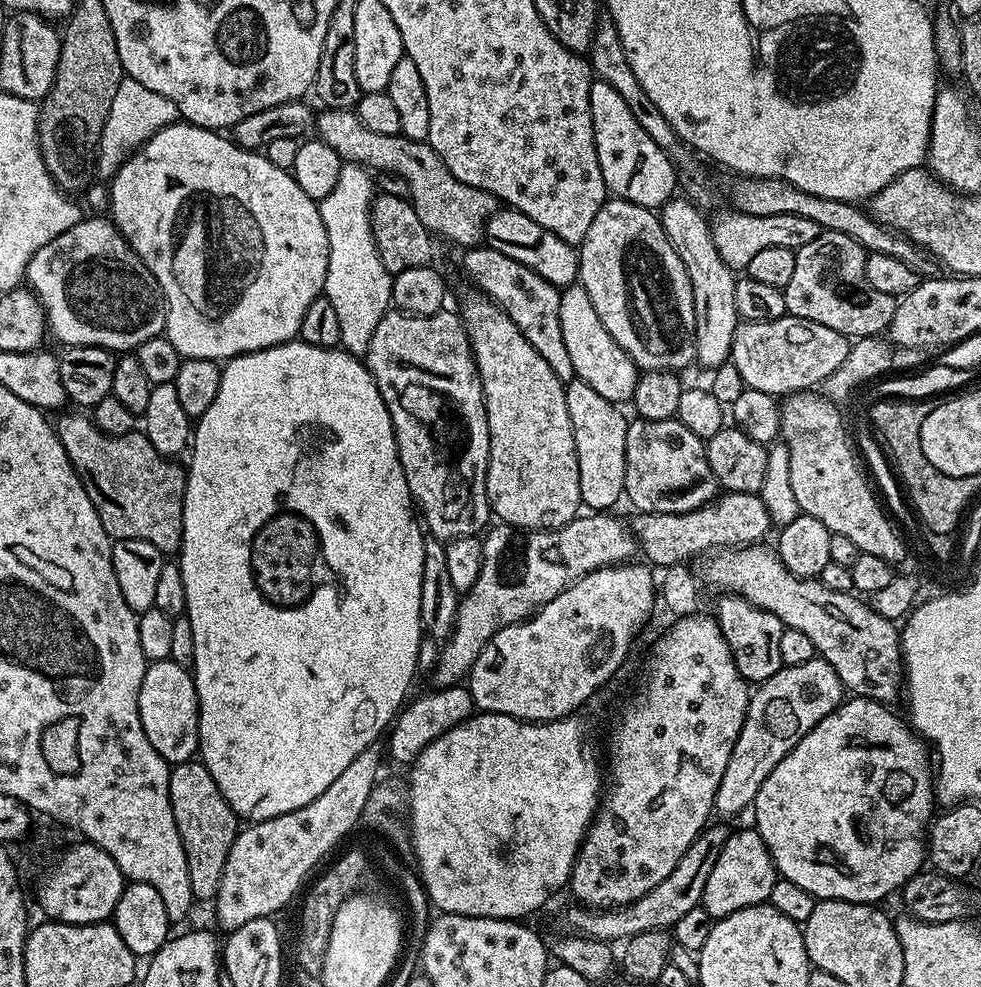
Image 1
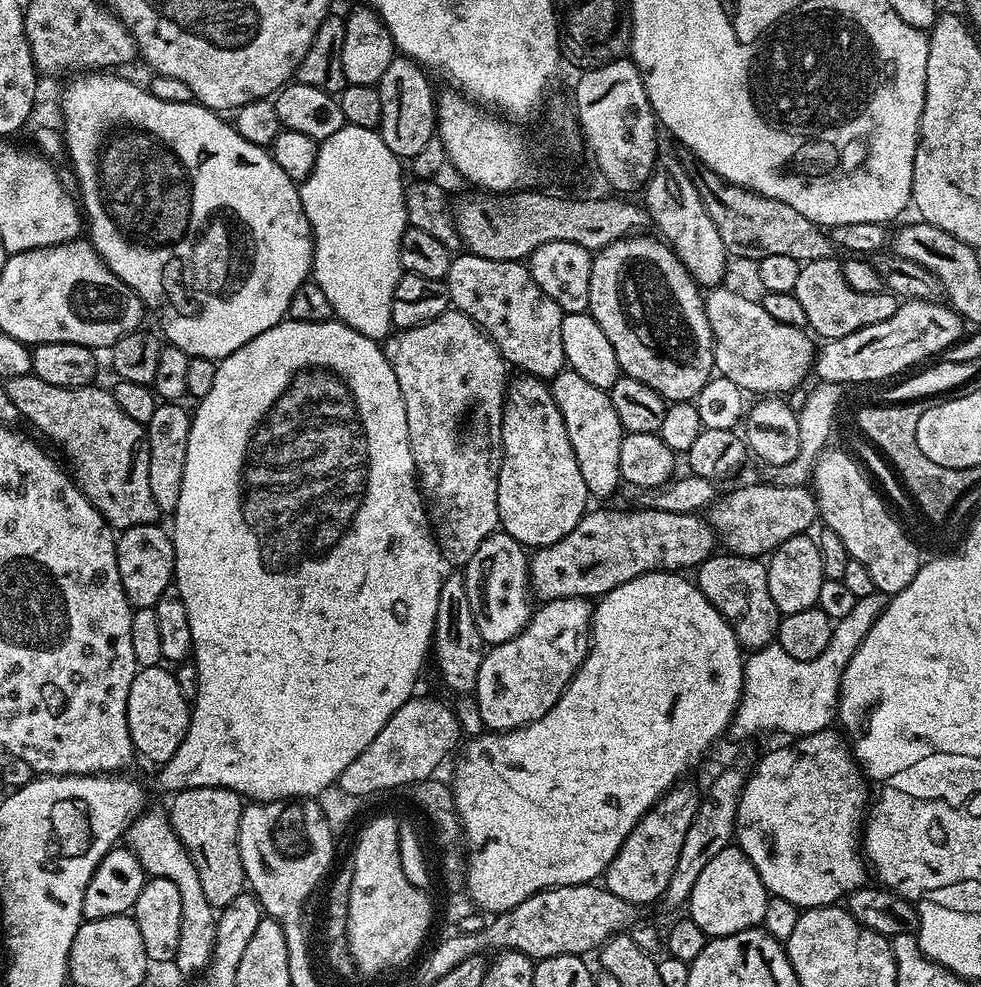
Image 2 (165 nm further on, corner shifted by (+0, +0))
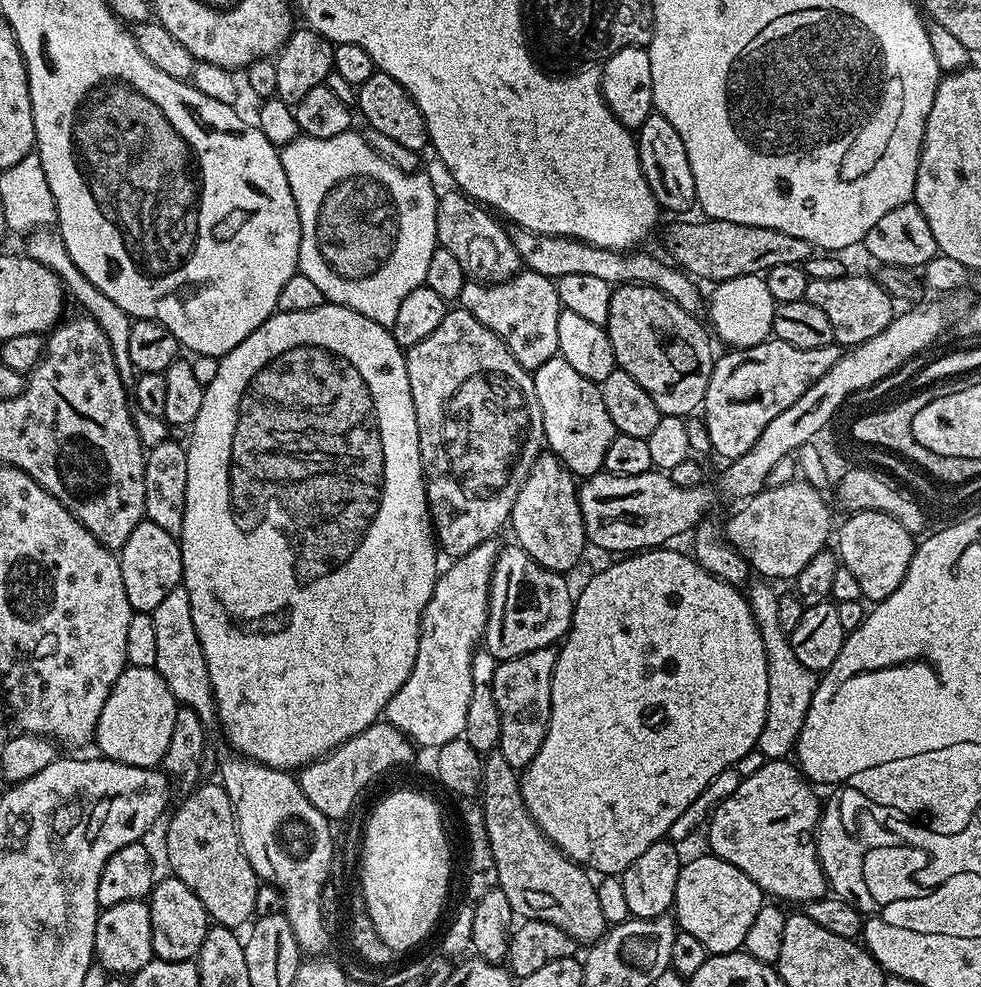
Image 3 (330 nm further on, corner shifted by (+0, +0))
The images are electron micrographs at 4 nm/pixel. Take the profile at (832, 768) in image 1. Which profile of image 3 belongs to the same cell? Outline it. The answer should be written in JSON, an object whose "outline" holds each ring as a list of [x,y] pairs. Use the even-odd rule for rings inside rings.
{"outline":[[[791,759],[770,760],[761,765],[752,773],[748,772],[738,790],[711,812],[706,824],[708,844],[712,847],[709,849],[711,855],[738,866],[738,870],[747,874],[760,887],[761,892],[769,897],[780,902],[793,900],[797,906],[803,906],[811,900],[822,898],[829,891],[814,839],[816,826],[820,822],[822,800],[816,797],[817,789],[805,780],[804,773]]]}

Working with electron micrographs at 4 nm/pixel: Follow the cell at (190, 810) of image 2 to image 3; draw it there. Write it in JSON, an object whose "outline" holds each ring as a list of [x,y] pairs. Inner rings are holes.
{"outline":[[[218,782],[198,787],[191,789],[193,792],[177,806],[172,817],[167,817],[164,848],[172,867],[169,869],[171,875],[186,882],[186,886],[198,894],[198,902],[202,902],[208,911],[209,921],[236,930],[239,924],[247,925],[257,915],[256,899],[261,881],[257,880],[250,862],[240,851],[236,812],[224,787]]]}

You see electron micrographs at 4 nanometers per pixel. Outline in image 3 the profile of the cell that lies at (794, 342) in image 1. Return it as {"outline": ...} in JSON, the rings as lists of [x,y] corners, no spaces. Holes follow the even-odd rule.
{"outline":[[[517,228],[513,229],[510,235],[521,263],[527,271],[542,274],[553,280],[560,279],[566,274],[587,274],[601,278],[609,286],[621,283],[648,284],[667,294],[687,312],[696,314],[699,313],[699,309],[700,311],[703,309],[704,298],[700,296],[697,288],[699,285],[683,269],[667,261],[664,263],[644,252],[645,250],[630,250],[626,253],[610,251],[609,248],[595,247],[567,236],[538,235],[536,232]]]}

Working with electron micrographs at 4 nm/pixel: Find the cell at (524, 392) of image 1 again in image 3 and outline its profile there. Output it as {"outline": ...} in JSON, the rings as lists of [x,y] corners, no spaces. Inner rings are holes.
{"outline":[[[541,454],[536,457],[532,468],[521,479],[520,489],[514,498],[510,529],[516,535],[515,543],[534,562],[552,572],[568,574],[580,560],[586,549],[584,523],[580,509],[580,493],[577,477],[557,456]]]}

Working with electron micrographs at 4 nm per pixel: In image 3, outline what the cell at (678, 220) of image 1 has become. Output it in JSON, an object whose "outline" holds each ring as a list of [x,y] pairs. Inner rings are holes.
{"outline":[[[653,111],[638,130],[636,149],[640,152],[642,174],[656,195],[656,203],[665,213],[688,212],[697,207],[694,174],[690,170],[690,158],[686,158],[686,146],[678,138],[678,130],[658,111]]]}

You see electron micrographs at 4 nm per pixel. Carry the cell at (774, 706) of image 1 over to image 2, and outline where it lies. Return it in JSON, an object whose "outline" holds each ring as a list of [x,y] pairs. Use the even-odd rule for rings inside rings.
{"outline":[[[728,768],[720,772],[712,780],[708,793],[703,793],[698,810],[694,814],[694,822],[690,822],[690,830],[686,830],[686,842],[682,842],[682,850],[678,854],[678,866],[668,883],[662,897],[663,903],[672,908],[683,909],[694,890],[694,882],[698,882],[698,874],[724,848],[733,843],[736,834],[736,811],[740,795],[744,789],[745,773],[736,768]]]}

